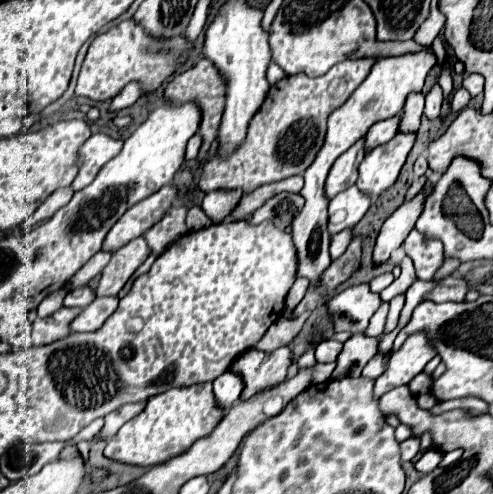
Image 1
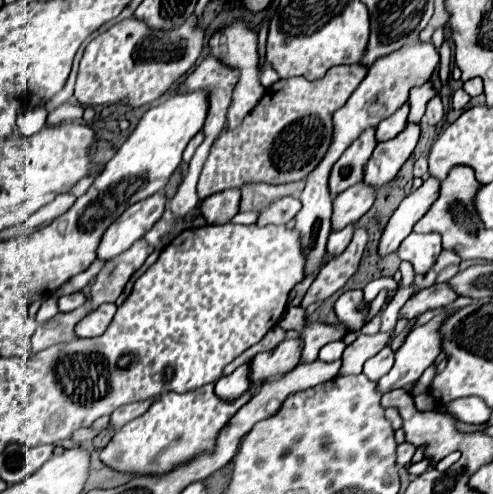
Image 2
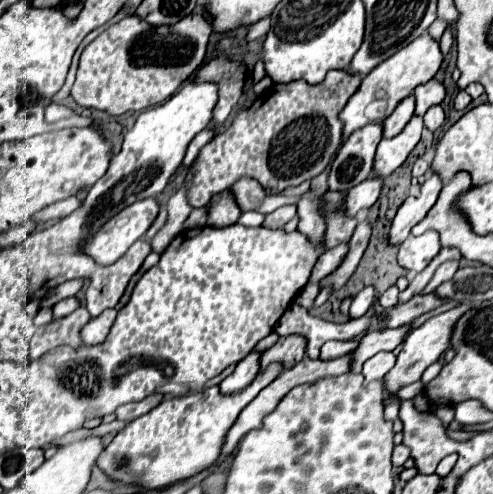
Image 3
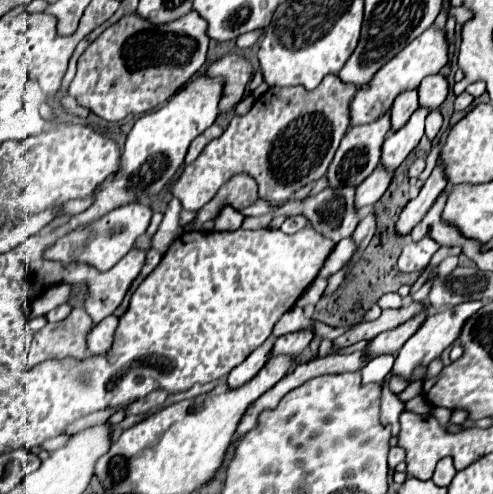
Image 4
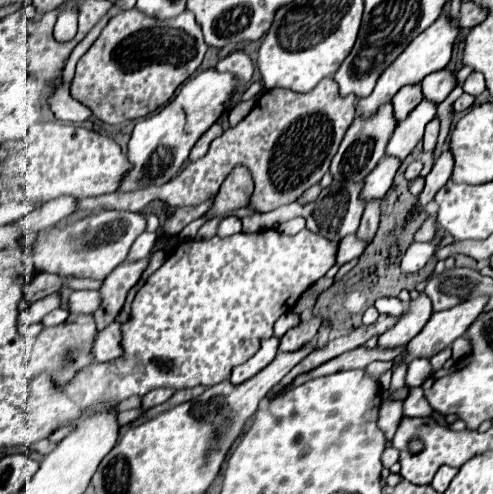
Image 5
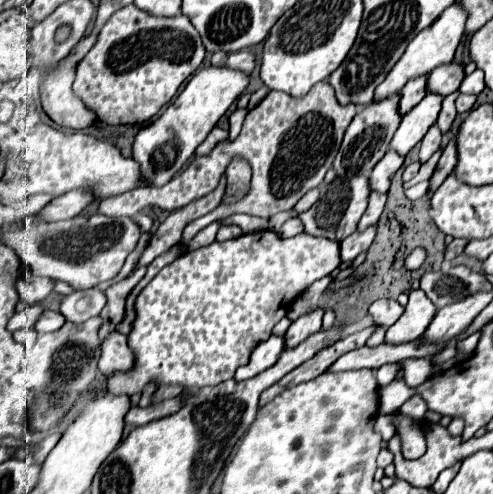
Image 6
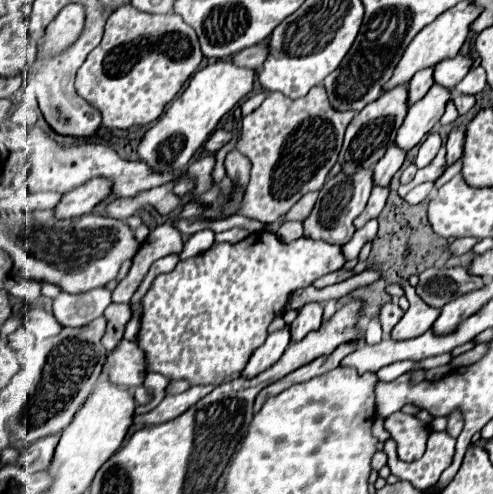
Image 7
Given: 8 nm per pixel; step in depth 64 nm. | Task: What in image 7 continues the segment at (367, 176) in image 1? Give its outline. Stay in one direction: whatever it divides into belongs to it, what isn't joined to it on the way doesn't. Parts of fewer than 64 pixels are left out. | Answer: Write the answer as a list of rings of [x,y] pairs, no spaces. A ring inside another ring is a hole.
[[[434,84],[422,100],[418,100],[416,104],[412,104],[412,108],[408,108],[406,120],[400,126],[394,140],[396,146],[408,152],[418,142],[422,142],[422,138],[434,128],[434,124],[444,114],[444,106],[448,100],[450,100],[450,92]]]

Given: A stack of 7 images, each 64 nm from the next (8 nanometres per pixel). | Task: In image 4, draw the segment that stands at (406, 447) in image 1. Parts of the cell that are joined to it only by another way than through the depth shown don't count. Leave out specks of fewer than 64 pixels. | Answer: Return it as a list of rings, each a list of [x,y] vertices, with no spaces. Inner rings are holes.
[[[394,446],[390,448],[390,454],[388,454],[388,466],[394,470],[400,462],[404,462],[404,458],[406,458],[406,450],[400,446]]]

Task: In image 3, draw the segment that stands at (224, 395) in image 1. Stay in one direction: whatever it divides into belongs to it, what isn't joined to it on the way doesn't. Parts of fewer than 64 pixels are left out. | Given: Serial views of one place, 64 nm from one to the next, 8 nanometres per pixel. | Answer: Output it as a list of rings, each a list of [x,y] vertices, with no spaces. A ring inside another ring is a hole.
[[[252,352],[252,354],[248,354],[242,362],[238,362],[238,366],[236,366],[236,370],[228,376],[228,378],[224,378],[222,382],[220,382],[220,392],[222,394],[236,394],[236,392],[240,392],[240,390],[244,390],[248,384],[252,384],[252,380],[256,378],[256,360],[258,360],[258,356],[260,354],[256,354],[256,352]]]

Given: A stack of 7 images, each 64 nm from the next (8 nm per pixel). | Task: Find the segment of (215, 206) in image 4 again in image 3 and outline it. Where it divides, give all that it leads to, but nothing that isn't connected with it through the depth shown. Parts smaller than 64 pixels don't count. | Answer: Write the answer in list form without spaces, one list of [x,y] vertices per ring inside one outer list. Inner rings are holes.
[[[244,178],[244,180],[240,180],[240,182],[236,182],[236,186],[232,186],[232,190],[234,190],[234,196],[236,196],[236,202],[238,202],[238,206],[246,212],[246,210],[256,210],[260,204],[262,204],[262,200],[266,198],[266,196],[270,196],[270,192],[268,190],[264,190],[256,180],[252,180],[252,178]],[[194,208],[192,214],[184,222],[184,230],[188,230],[188,228],[200,228],[204,224],[206,224],[206,210],[204,208]]]

